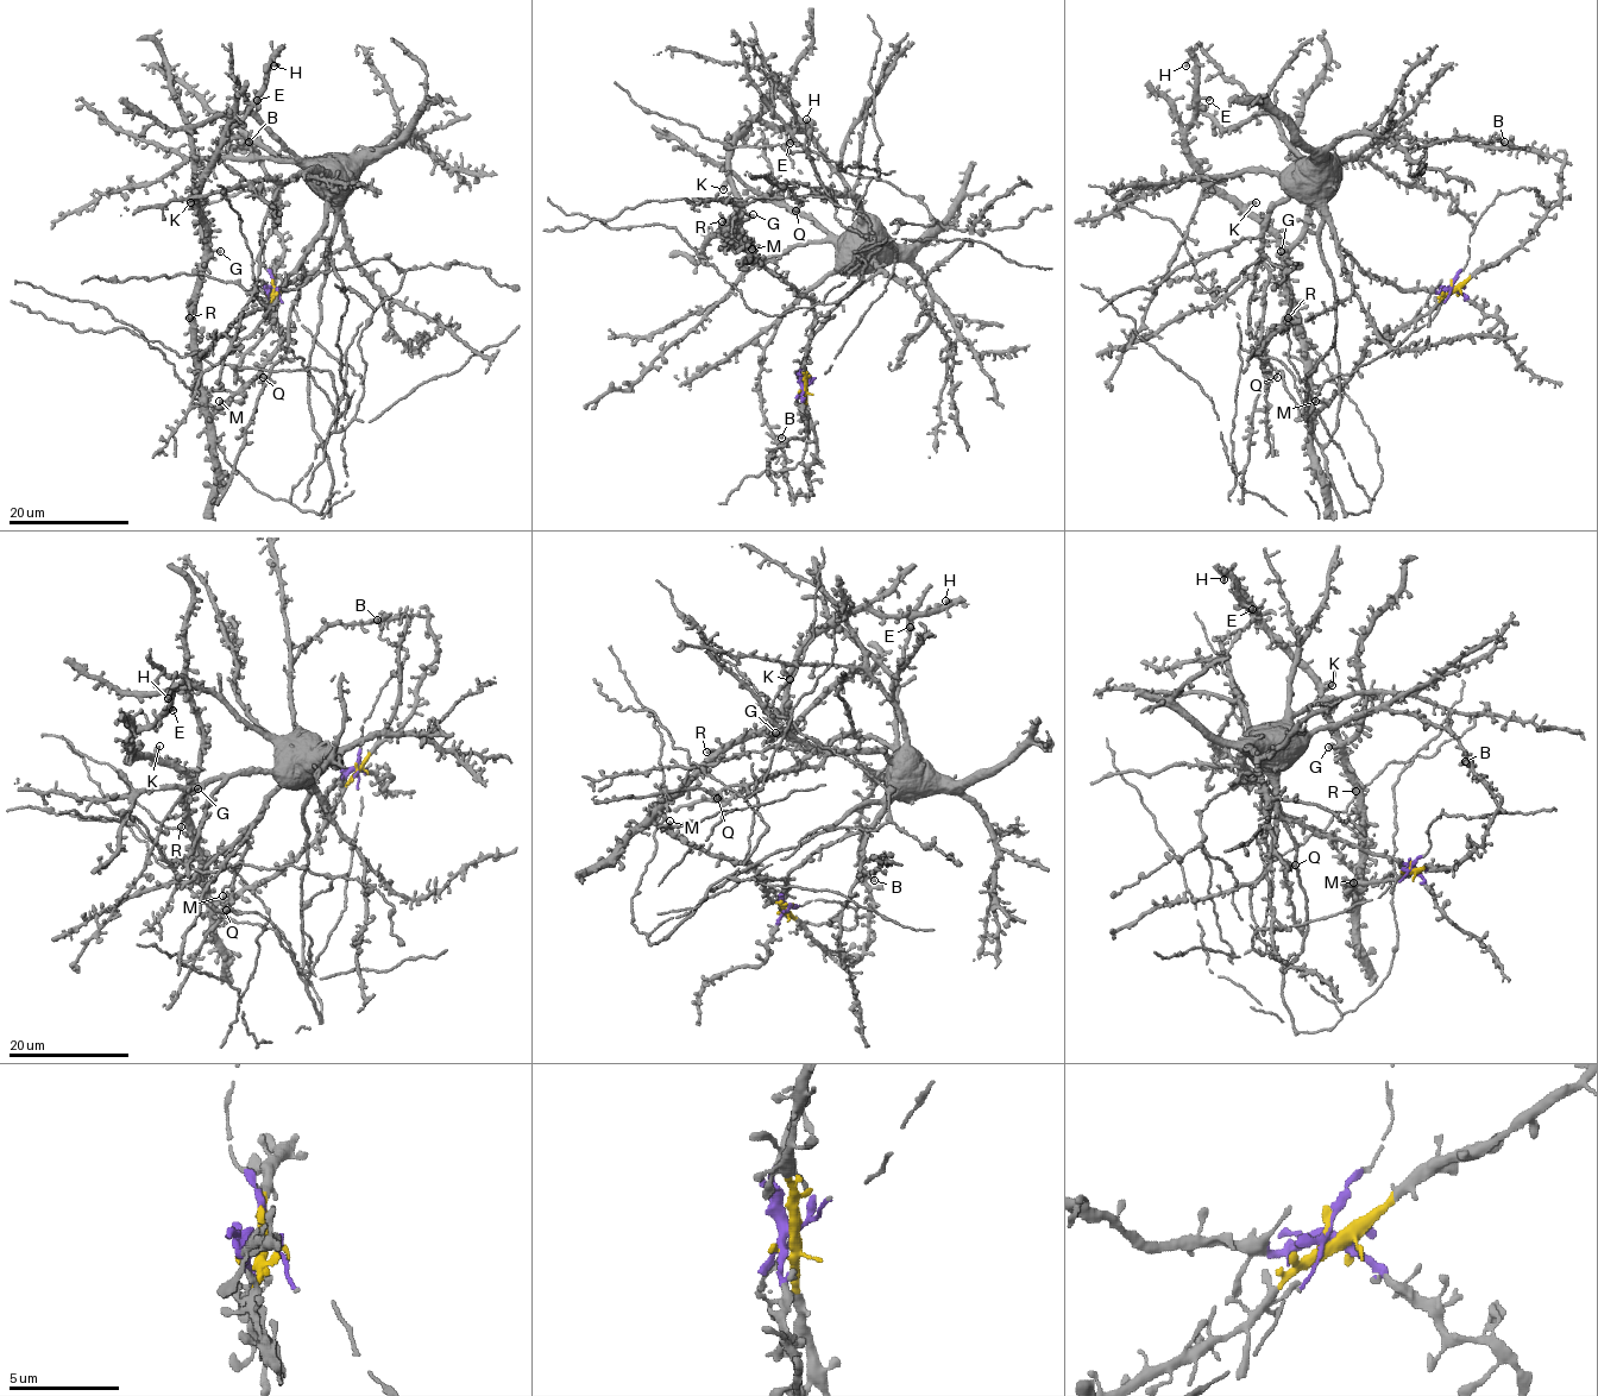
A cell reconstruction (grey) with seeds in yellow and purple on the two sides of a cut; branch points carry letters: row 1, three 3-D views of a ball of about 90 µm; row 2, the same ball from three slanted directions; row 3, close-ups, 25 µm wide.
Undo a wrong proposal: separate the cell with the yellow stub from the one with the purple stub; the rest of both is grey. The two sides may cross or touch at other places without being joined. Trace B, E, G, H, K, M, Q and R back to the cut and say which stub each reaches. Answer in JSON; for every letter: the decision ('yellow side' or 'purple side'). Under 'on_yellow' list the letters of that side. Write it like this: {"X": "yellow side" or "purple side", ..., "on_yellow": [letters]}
{"B": "purple side", "E": "yellow side", "G": "yellow side", "H": "yellow side", "K": "yellow side", "M": "yellow side", "Q": "purple side", "R": "yellow side", "on_yellow": ["E", "G", "H", "K", "M", "R"]}

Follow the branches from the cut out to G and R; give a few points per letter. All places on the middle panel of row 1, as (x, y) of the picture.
G: (806, 385), (804, 359), (813, 327), (813, 305), (728, 233), (728, 226), (734, 220), (749, 219), (753, 214)
R: (806, 385), (804, 359), (813, 327), (813, 305), (741, 241), (734, 239), (722, 221)

